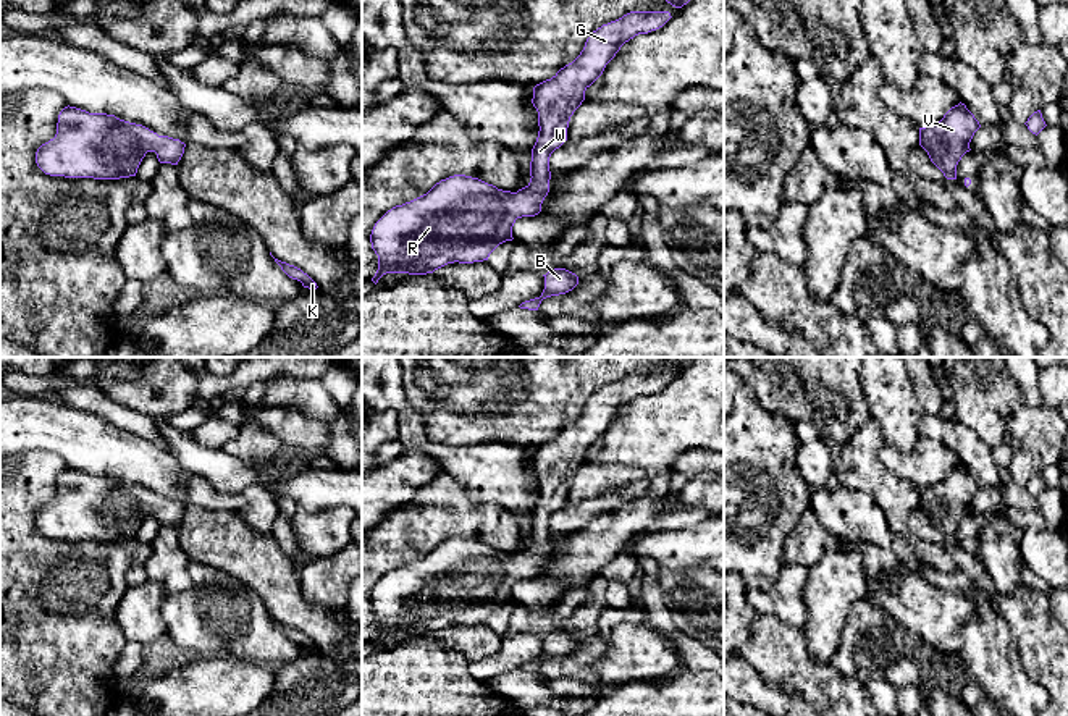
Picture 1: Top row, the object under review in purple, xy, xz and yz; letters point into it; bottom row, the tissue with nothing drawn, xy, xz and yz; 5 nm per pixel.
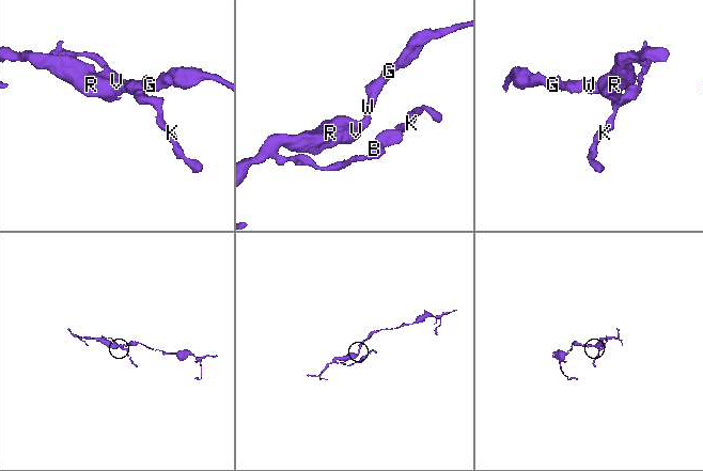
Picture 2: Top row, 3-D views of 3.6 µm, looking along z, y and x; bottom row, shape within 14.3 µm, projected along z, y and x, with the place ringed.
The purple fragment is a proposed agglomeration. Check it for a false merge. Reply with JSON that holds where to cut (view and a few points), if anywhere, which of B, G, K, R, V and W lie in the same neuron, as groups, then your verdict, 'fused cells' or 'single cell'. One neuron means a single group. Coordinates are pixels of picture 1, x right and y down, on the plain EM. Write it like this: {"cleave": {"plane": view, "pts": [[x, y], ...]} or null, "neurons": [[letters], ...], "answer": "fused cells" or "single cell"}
{"cleave": null, "neurons": [["B", "G", "K", "R", "V", "W"]], "answer": "single cell"}

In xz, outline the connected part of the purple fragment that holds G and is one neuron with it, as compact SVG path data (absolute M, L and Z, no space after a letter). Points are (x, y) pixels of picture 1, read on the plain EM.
M630 373L603 386L590 396L572 425L533 449L532 465L538 474L540 493L532 511L532 540L525 550L511 554L478 540L454 537L436 545L427 556L388 572L370 596L372 611L378 617L378 632L372 643L376 647L386 635L427 637L454 624L483 624L499 606L512 603L515 582L541 574L541 566L549 554L549 519L567 503L570 478L585 462L585 453L603 436L625 404L662 390L671 380L669 373Z

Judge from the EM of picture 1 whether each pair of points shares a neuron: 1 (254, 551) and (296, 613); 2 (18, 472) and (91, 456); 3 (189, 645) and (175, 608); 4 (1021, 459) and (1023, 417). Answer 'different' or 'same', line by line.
1: same
2: different
3: same
4: same

